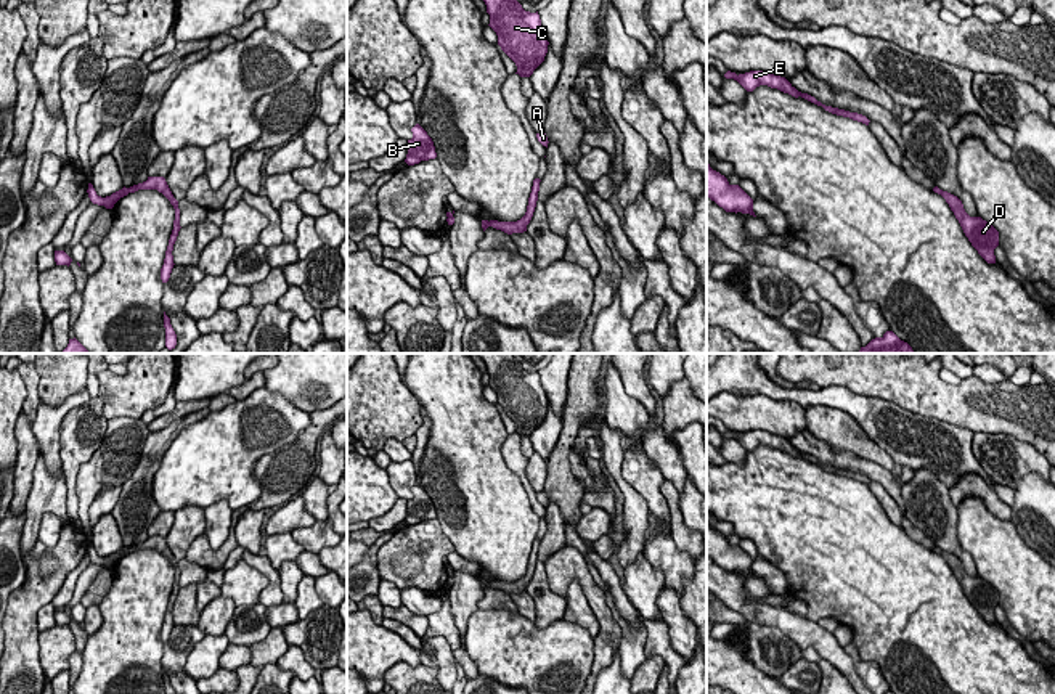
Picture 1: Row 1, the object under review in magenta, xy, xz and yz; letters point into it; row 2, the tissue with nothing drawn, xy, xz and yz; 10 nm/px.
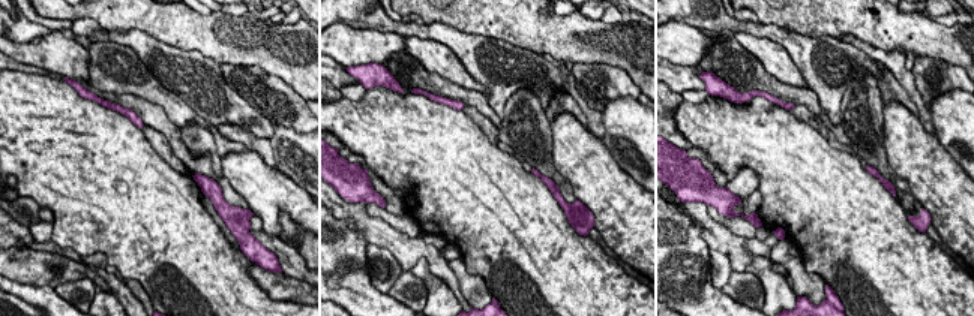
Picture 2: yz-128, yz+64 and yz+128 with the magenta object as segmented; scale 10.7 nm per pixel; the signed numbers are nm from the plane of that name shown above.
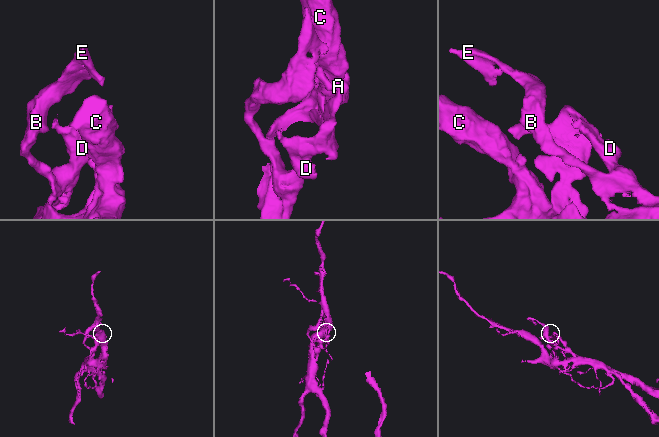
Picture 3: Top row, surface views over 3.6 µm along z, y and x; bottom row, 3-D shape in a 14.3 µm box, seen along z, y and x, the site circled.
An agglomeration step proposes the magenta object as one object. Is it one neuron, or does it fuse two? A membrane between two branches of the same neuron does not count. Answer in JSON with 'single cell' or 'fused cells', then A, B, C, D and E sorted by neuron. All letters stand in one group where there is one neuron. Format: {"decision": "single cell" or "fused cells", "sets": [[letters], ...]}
{"decision": "single cell", "sets": [["A", "B", "C", "D", "E"]]}

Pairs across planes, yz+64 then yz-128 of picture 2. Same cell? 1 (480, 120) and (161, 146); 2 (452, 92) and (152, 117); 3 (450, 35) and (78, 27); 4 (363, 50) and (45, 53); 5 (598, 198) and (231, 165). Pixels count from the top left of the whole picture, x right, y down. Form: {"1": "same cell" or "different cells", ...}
{"1": "same cell", "2": "same cell", "3": "different cells", "4": "same cell", "5": "same cell"}

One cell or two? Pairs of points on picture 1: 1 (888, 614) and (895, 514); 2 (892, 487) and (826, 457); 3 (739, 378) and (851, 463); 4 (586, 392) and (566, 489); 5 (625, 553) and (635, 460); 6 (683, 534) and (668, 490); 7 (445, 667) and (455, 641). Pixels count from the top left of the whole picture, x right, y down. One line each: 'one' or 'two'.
1: two
2: one
3: two
4: one
5: two
6: one
7: two

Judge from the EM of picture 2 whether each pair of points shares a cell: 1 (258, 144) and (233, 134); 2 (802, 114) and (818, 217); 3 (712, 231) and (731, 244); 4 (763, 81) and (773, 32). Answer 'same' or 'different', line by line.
1: same
2: different
3: same
4: different

